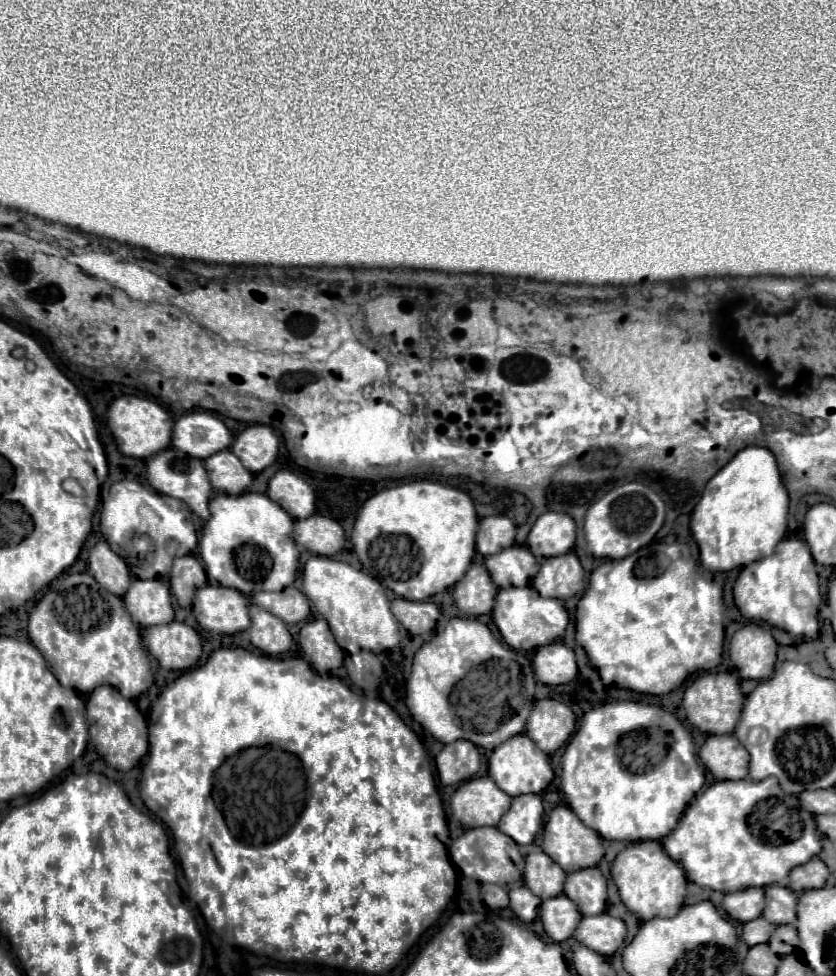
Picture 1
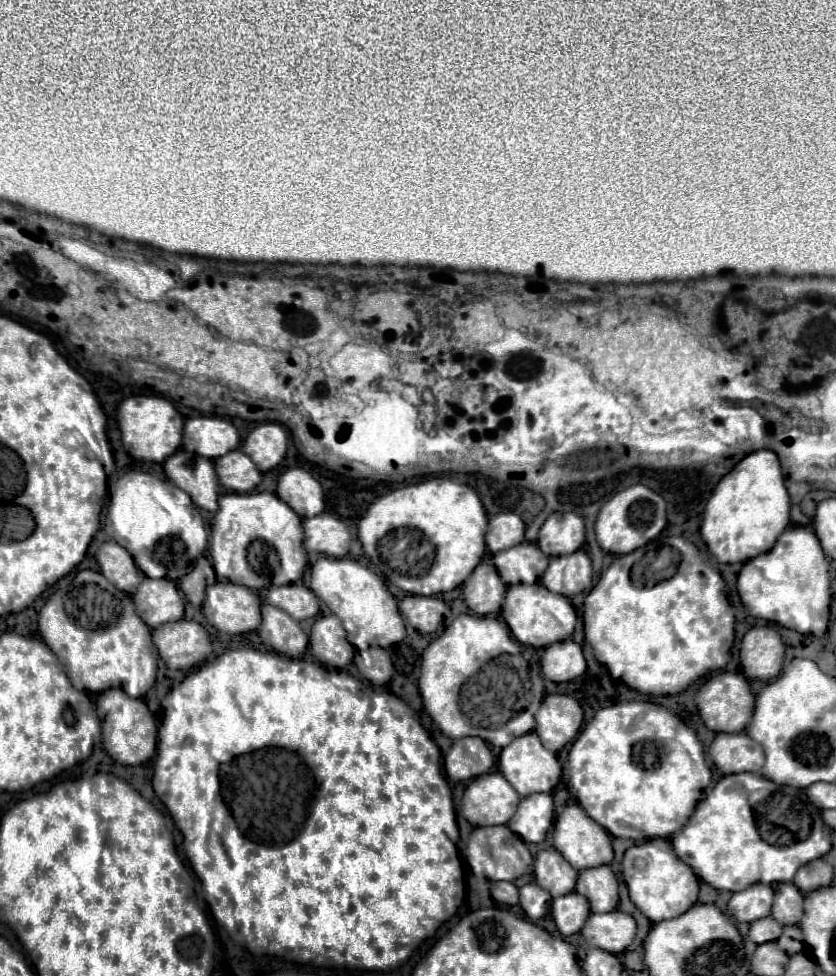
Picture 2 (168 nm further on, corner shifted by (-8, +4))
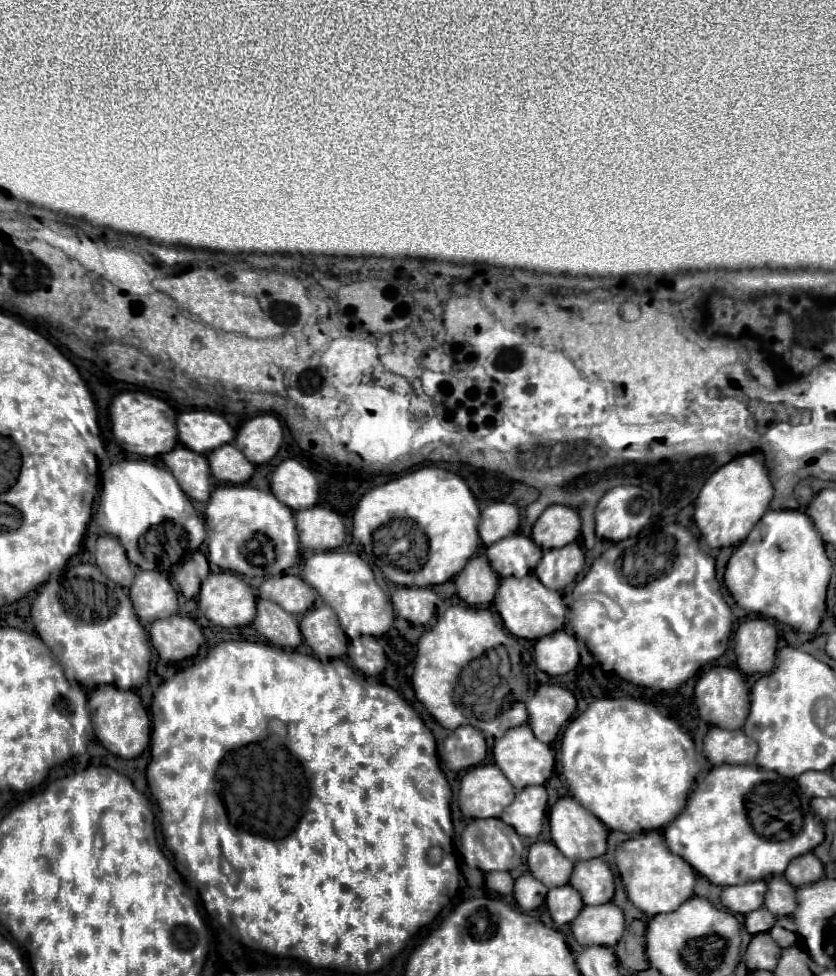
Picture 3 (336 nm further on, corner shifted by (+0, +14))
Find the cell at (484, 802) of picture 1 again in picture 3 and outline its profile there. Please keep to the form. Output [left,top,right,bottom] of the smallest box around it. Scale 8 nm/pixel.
[459,765,513,817]

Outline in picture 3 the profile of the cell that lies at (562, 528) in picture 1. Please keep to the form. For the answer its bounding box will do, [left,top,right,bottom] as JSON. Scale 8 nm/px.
[533,505,581,549]

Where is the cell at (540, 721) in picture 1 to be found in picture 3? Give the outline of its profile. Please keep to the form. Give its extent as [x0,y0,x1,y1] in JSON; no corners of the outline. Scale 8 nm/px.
[527,685,575,743]

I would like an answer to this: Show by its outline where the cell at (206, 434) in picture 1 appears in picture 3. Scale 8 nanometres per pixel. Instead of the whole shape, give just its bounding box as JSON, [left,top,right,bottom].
[177,411,235,453]

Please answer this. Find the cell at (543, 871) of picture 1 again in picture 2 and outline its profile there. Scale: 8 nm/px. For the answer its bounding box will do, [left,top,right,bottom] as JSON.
[533,849,577,897]

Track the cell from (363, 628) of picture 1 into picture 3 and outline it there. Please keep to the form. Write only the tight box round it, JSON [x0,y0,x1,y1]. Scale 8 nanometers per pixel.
[303,550,393,639]

